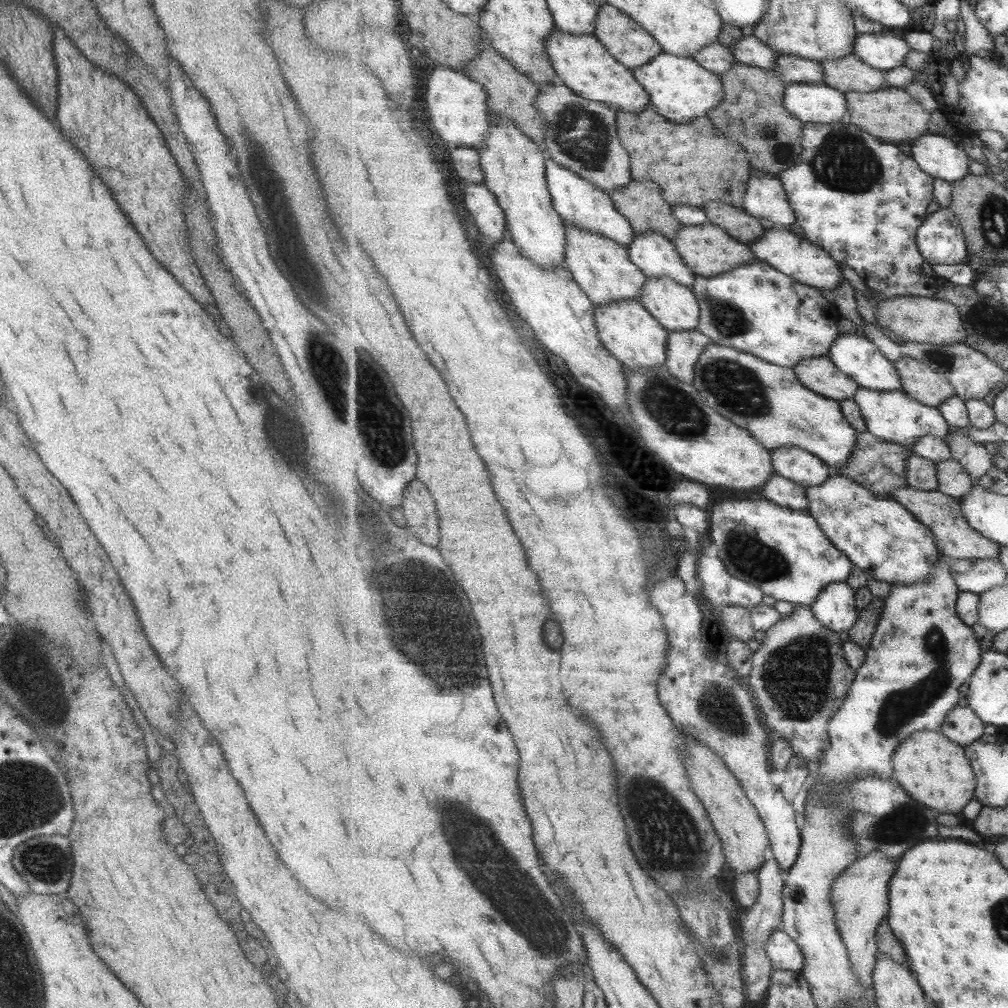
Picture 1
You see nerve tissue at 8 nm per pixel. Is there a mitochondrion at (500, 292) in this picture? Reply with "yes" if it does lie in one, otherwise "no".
no

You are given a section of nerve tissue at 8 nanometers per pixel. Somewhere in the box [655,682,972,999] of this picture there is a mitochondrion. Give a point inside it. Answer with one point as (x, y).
(897, 825)

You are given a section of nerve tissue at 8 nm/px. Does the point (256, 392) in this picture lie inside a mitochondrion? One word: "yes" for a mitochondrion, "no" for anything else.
no

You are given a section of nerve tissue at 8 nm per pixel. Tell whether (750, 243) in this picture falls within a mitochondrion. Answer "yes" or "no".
no

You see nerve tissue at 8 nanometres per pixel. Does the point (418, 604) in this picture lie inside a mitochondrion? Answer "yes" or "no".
yes

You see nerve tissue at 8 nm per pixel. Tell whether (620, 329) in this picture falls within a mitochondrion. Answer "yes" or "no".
no

